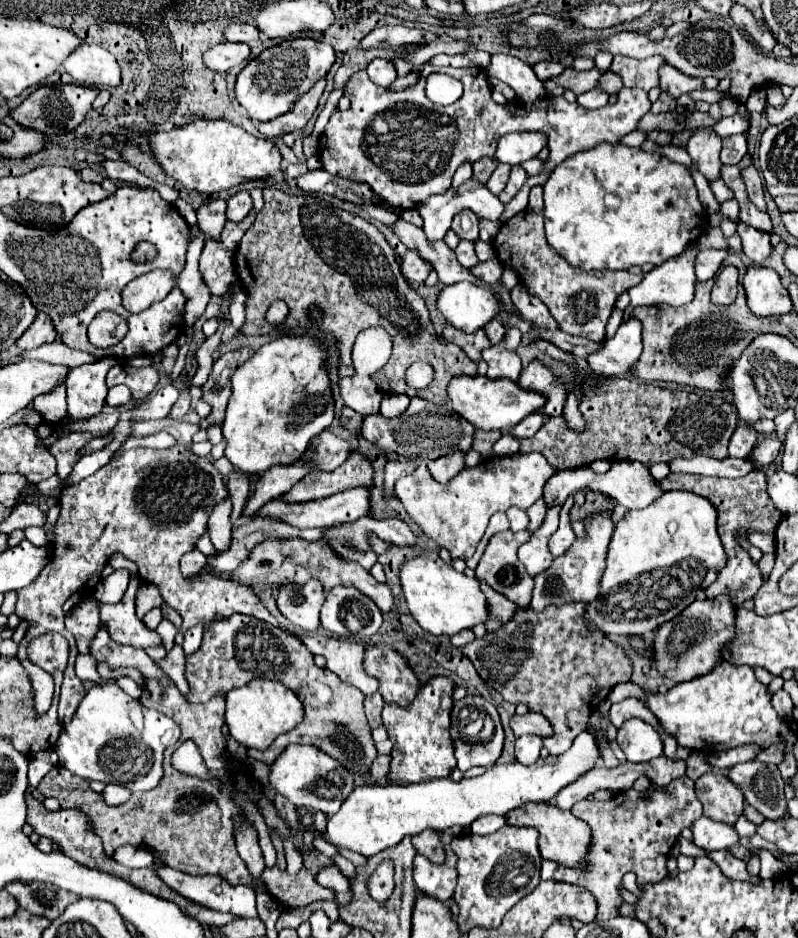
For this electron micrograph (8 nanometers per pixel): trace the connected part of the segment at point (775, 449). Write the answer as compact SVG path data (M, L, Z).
M766 438L766 440L756 444L756 448L750 454L750 460L756 466L770 466L776 460L776 456L780 454L780 448L782 448L782 440Z

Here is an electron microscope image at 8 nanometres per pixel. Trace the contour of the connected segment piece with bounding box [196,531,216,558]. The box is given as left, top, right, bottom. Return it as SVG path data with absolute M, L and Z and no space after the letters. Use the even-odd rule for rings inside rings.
M206 531L206 533L198 539L196 548L200 550L207 558L216 554L216 550L210 540L208 531Z

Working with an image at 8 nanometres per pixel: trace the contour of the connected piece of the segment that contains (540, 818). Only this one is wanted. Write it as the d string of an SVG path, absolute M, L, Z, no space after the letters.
M528 802L528 806L520 806L516 810L510 810L506 814L506 824L510 826L532 826L538 830L538 850L544 860L554 860L562 866L578 866L580 860L586 856L590 846L590 828L586 822L578 820L570 812L560 810L554 804L548 802Z

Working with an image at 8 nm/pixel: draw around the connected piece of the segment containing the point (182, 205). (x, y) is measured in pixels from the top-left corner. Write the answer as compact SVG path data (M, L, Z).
M178 198L176 202L174 202L174 206L176 206L176 210L178 210L178 214L190 224L190 226L194 226L196 224L196 210L188 204L188 202L184 202L182 198Z

